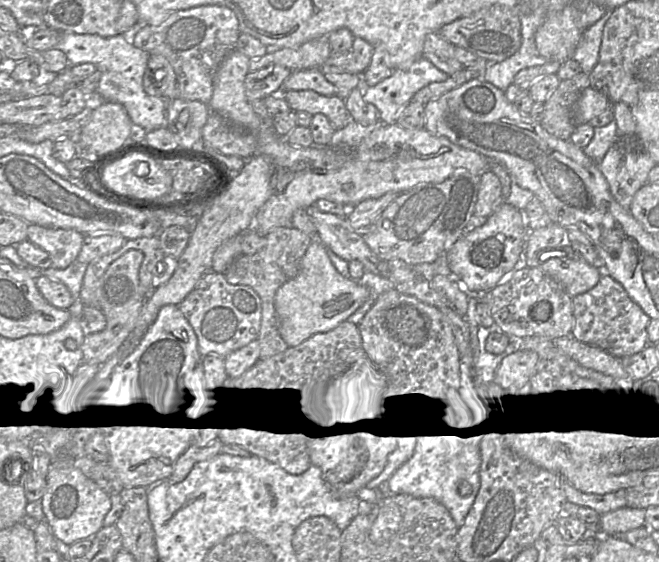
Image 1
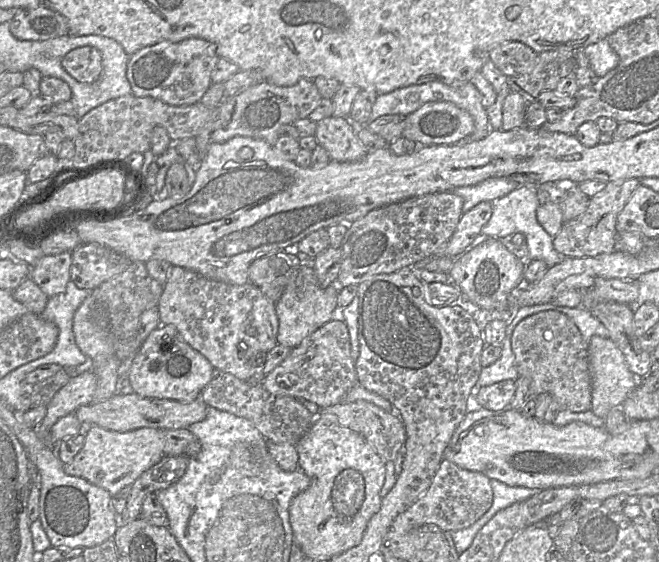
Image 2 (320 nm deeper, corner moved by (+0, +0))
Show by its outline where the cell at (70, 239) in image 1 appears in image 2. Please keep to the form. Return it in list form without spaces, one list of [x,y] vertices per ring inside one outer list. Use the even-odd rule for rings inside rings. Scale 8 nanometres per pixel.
[[[72,253],[44,255],[31,267],[31,279],[48,296],[62,293],[70,280]]]

